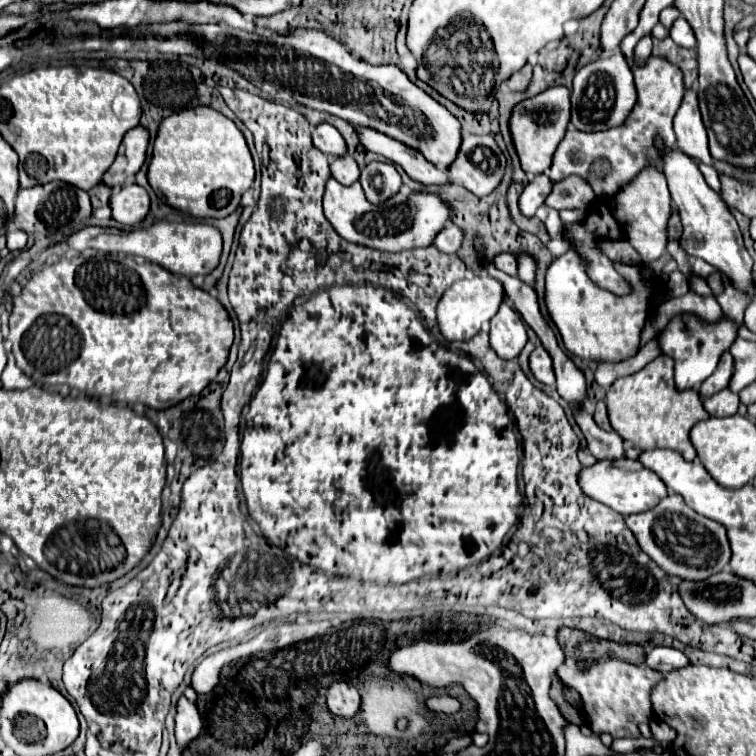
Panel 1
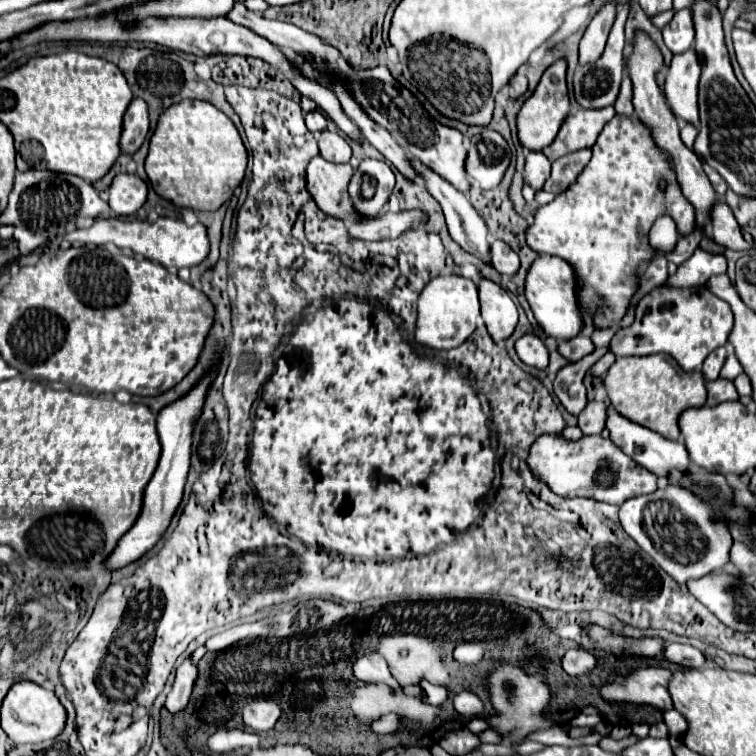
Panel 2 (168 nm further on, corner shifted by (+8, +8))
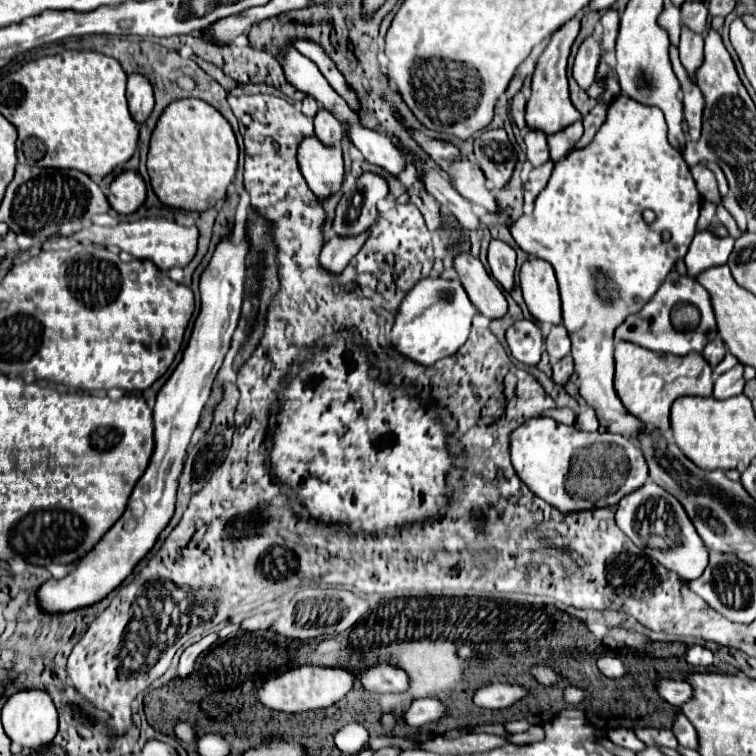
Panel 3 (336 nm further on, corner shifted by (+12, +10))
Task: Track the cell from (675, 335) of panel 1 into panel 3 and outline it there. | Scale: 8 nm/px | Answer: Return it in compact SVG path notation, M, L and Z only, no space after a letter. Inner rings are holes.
M674 270L668 274L668 278L660 286L660 290L652 296L652 300L648 300L648 304L638 314L628 316L628 320L624 320L624 324L616 330L616 340L634 342L642 348L650 348L652 352L668 352L674 356L686 356L690 352L702 352L704 346L714 338L716 338L716 320L714 320L714 310L712 310L712 302L708 298L708 292L696 282L696 278L684 278ZM678 302L694 304L700 310L702 320L700 320L698 328L676 330L672 326L670 310Z

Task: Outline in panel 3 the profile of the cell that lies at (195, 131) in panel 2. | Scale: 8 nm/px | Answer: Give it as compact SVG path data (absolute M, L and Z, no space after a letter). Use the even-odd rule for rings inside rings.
M182 98L172 102L160 116L148 150L148 174L154 194L160 198L162 204L172 208L184 208L202 212L208 210L214 202L226 196L226 188L236 174L238 164L238 144L228 120L210 104L196 100L196 98Z

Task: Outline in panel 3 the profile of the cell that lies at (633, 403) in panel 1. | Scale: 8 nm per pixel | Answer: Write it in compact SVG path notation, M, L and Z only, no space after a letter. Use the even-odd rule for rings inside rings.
M616 344L616 378L614 388L630 414L644 424L652 424L660 430L670 428L670 406L680 396L712 396L712 366L702 354L690 352L688 356L658 354L638 344Z

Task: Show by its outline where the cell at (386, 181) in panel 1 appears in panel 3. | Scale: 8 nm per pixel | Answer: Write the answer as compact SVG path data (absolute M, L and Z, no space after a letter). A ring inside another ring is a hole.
M364 172L356 180L354 196L342 196L336 206L336 216L332 222L334 234L348 238L370 230L378 218L376 204L386 194L388 194L386 180L378 174Z

